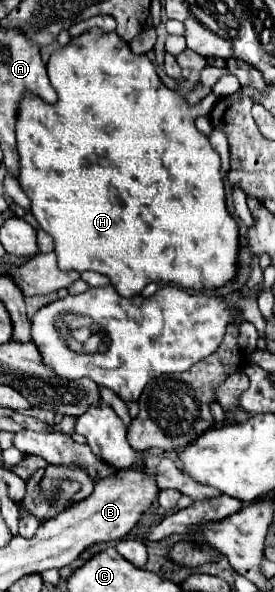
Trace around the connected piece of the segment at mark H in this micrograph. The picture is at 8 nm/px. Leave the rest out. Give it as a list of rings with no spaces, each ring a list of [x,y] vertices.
[[[93,28],[69,40],[69,44],[57,48],[47,64],[49,80],[57,90],[57,102],[49,104],[41,96],[23,94],[23,100],[17,110],[17,152],[19,152],[19,184],[23,192],[31,200],[31,212],[37,218],[39,226],[51,234],[55,242],[57,264],[61,270],[93,270],[109,276],[111,284],[117,288],[121,296],[139,294],[149,282],[173,282],[181,288],[217,288],[235,278],[235,262],[237,262],[237,222],[229,216],[225,208],[225,192],[223,180],[219,174],[219,154],[211,148],[209,138],[195,128],[195,118],[211,112],[217,102],[215,94],[207,94],[197,106],[191,106],[185,98],[181,98],[175,90],[169,90],[155,72],[153,62],[147,54],[135,54],[129,44],[115,32],[105,32],[101,28]]]

